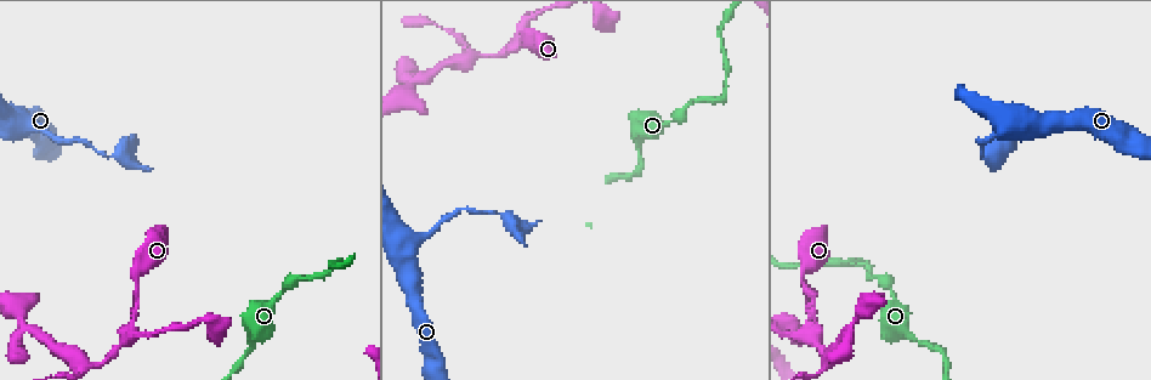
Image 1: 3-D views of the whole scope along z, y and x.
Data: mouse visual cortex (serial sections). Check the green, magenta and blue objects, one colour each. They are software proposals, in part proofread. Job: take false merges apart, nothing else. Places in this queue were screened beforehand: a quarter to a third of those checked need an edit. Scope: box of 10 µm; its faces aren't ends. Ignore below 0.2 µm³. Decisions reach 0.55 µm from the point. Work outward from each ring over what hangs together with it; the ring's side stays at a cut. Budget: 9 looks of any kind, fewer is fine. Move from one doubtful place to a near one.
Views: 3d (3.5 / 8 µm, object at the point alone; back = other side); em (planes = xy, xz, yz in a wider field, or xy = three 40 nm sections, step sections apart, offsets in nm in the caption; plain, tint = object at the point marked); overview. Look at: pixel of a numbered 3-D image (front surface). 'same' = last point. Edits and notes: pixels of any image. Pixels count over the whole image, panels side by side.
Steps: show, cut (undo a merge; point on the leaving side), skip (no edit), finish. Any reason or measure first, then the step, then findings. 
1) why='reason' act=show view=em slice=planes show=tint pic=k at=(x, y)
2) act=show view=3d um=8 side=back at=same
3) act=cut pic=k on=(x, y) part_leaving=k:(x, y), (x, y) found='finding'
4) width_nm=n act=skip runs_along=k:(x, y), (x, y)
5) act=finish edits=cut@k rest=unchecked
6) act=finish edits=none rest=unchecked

why='calibre changes' act=show view=3d um=3.5 pic=1 at=(805, 283)

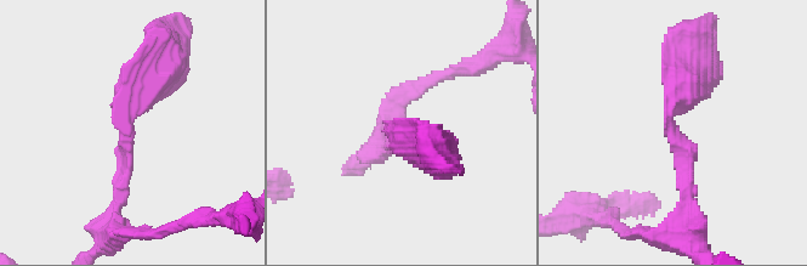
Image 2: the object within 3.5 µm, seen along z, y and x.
why='need the tissue' act=show view=em slice=xy step=5 show=tint pic=2 at=(127, 126)

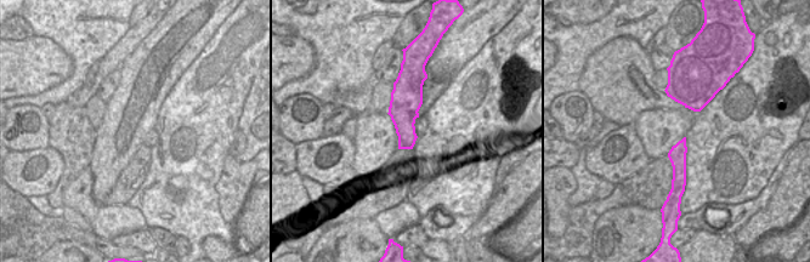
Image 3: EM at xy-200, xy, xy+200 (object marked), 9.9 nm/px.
arm_widths_nm=200,500 act=skip runs_along=2:(166, 64), (126, 97), (118, 198) found='continuous, no second cell'

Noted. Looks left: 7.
why='thick turns thin' act=show view=3d um=3.5 pic=1 at=(86, 366)

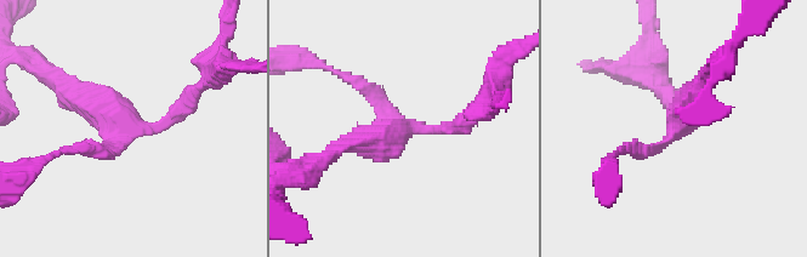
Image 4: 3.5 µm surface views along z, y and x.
arms=3 arm_widths_nm=200,200,300 why='shape alone is not enough' act=show view=em slice=xy step=1 show=tint pic=4 at=(403, 128)

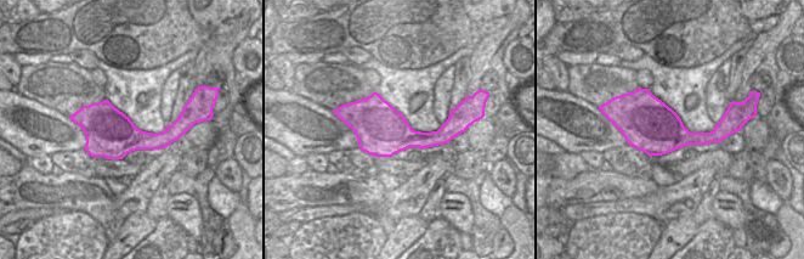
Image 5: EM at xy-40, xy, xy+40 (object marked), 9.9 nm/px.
width_nm=500 act=skip runs_along=4:(471, 114), (444, 130), (336, 148) found='all the same cell'

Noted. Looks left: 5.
why='abrupt turn' act=show view=3d um=3.5 pic=1 at=(725, 92)

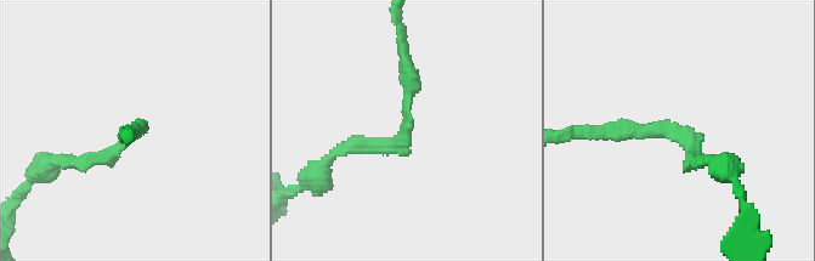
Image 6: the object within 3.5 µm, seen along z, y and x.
arm_widths_nm=200,200 act=show view=em slice=xy step=2 show=plain pic=6 at=(679, 134)

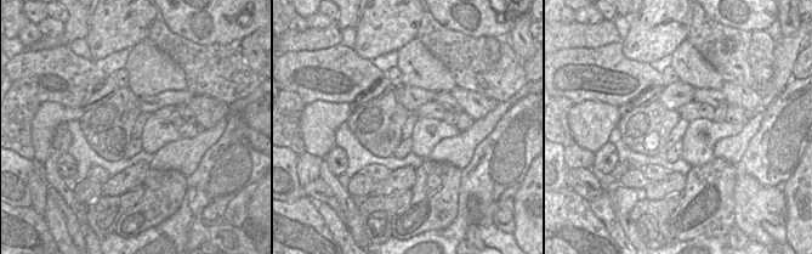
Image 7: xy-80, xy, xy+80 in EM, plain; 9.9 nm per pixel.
act=show view=em slice=xy step=2 show=tint at=same

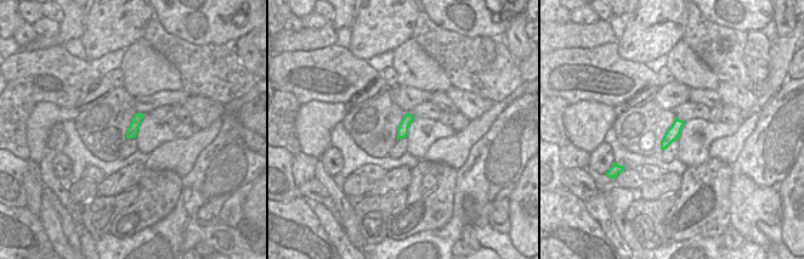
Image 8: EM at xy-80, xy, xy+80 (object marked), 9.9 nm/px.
act=skip runs_along=6:(335, 152), (406, 132), (402, 52) found='continuous, no second cell'

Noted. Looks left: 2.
act=finish edits=none rest=unchecked

